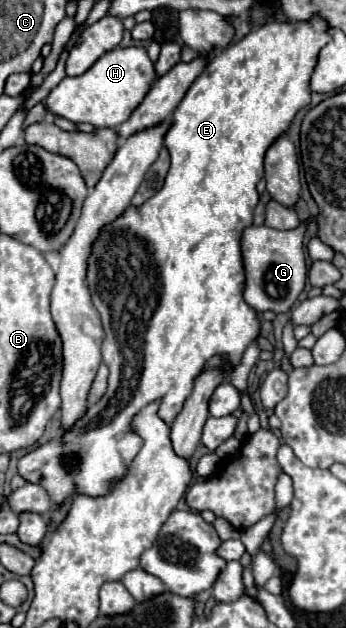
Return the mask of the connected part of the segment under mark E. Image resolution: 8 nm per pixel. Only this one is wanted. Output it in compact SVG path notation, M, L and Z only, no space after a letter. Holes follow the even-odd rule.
M317 18L313 22L293 24L267 22L255 32L251 30L241 42L221 50L191 84L173 112L171 126L165 132L171 168L161 192L137 208L129 206L121 218L101 230L99 240L93 244L87 286L105 328L101 356L109 368L107 392L69 430L31 450L17 464L19 476L43 486L55 506L81 494L91 498L107 496L111 486L127 474L141 448L141 438L131 428L133 416L157 400L161 420L171 424L193 392L193 382L205 364L213 356L221 356L225 358L225 370L231 372L241 364L247 346L259 336L259 316L243 298L245 268L239 246L241 234L245 226L253 224L253 210L259 202L255 186L263 178L261 158L265 158L265 146L281 130L287 132L293 116L311 102L309 78L319 50L329 42L327 28ZM67 456L77 458L73 462L77 468L75 474L63 462Z

